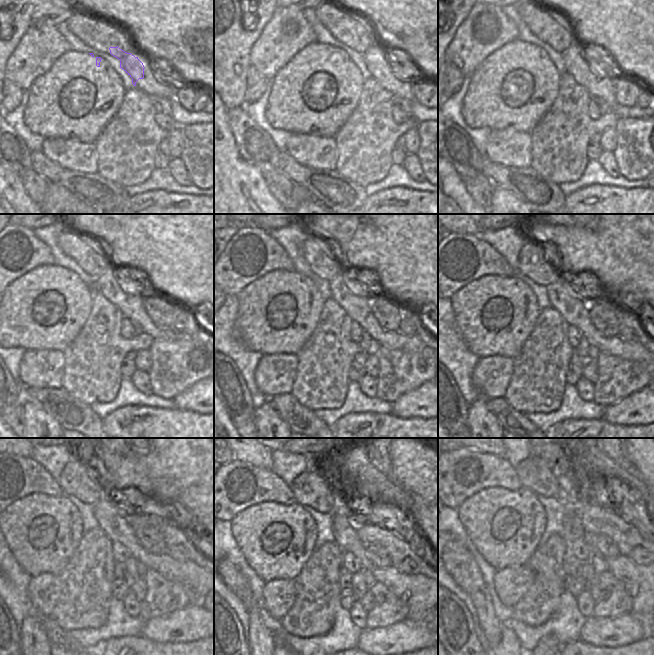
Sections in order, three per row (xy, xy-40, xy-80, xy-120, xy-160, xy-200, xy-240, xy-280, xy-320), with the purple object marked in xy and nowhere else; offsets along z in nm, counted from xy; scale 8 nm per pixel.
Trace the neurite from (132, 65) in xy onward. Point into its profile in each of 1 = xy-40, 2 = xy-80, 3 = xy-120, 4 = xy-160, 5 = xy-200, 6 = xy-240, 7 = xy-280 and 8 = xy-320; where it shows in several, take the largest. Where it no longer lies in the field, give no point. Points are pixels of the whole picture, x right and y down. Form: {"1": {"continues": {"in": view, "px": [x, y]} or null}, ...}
{"1": {"continues": {"in": "xy-40", "px": [349, 60]}}, "2": {"continues": {"in": "xy-80", "px": [569, 60]}}, "3": {"continues": {"in": "xy-120", "px": [131, 307]}}, "4": {"continues": {"in": "xy-160", "px": [357, 308]}}, "5": {"continues": {"in": "xy-200", "px": [562, 297]}}, "6": {"continues": {"in": "xy-240", "px": [109, 513]}}, "7": {"continues": {"in": "xy-280", "px": [414, 576]}}, "8": {"continues": {"in": "xy-320", "px": [622, 568]}}}

